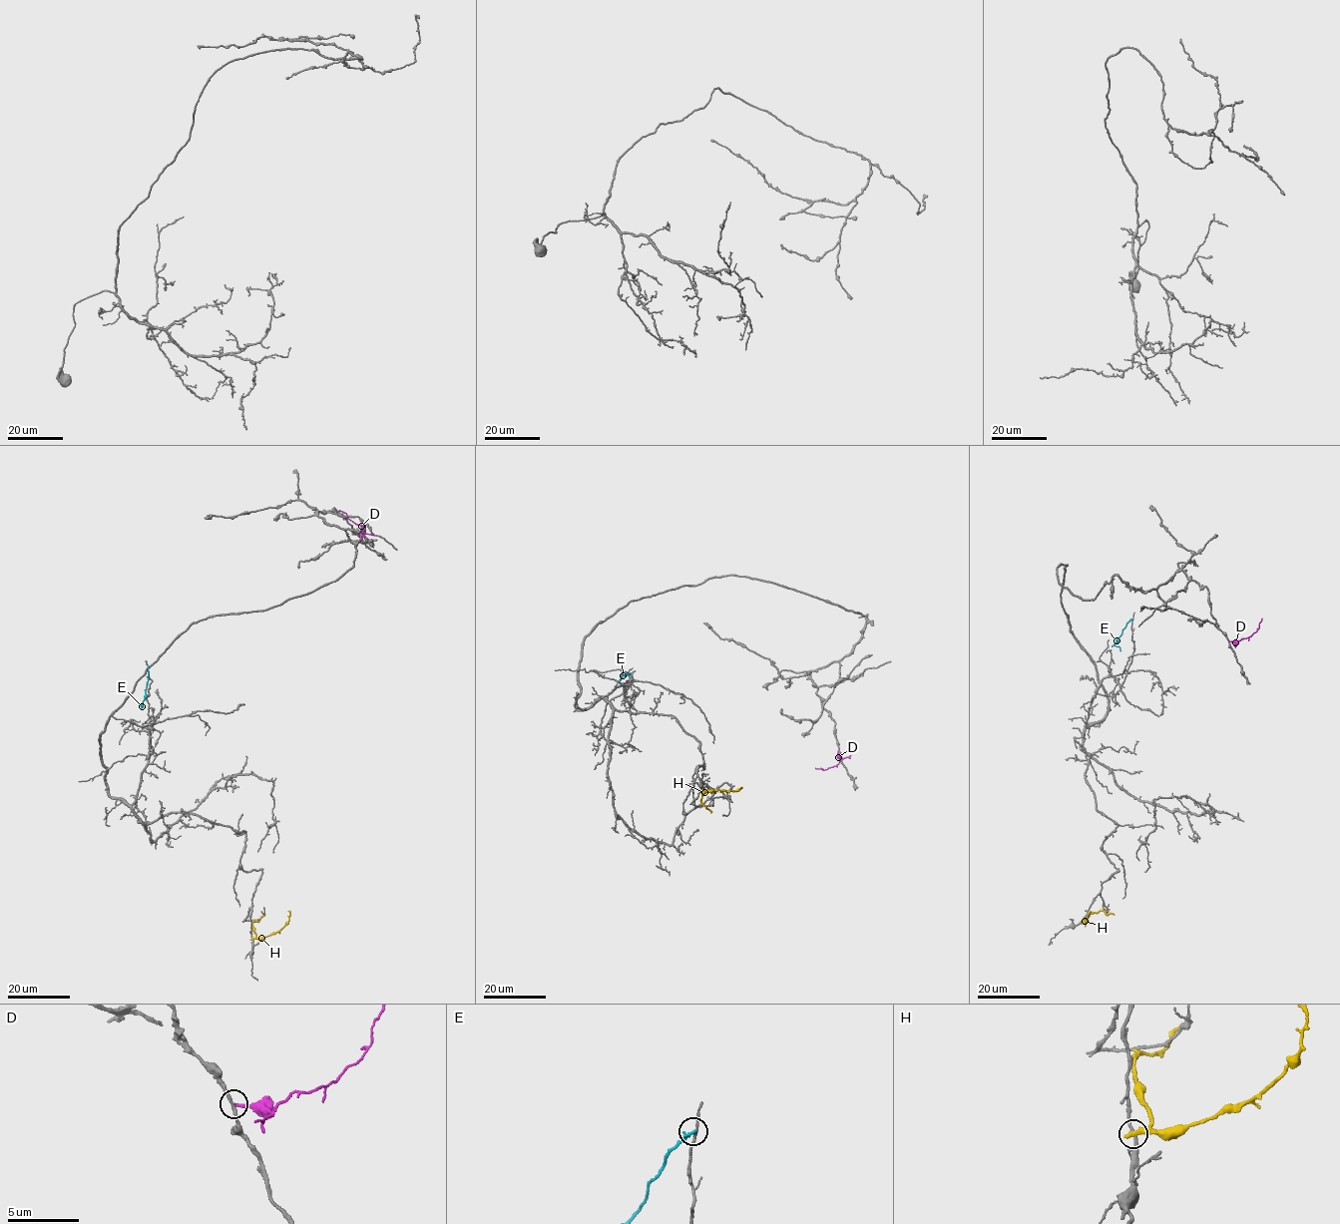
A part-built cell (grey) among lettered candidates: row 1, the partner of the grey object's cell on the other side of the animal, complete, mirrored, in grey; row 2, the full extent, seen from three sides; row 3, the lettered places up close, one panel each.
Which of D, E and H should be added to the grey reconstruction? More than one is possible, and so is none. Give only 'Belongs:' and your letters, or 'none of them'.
Belongs: none of them

